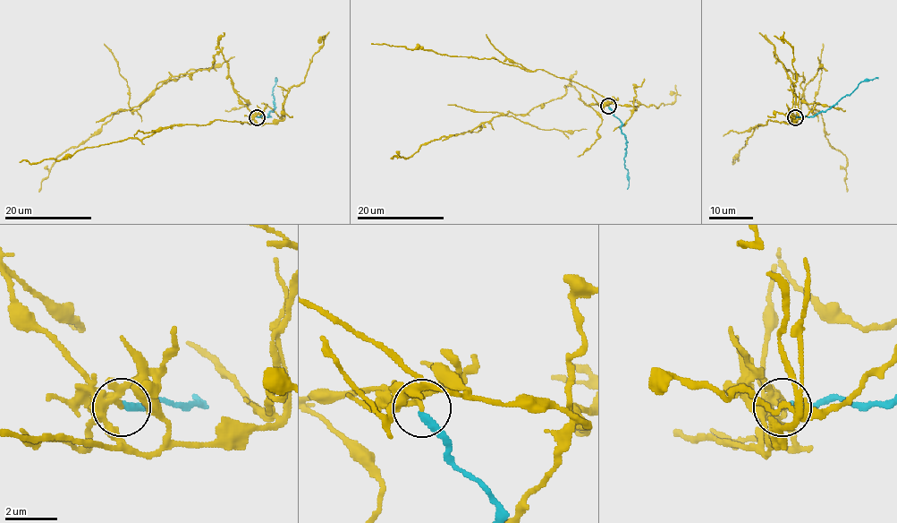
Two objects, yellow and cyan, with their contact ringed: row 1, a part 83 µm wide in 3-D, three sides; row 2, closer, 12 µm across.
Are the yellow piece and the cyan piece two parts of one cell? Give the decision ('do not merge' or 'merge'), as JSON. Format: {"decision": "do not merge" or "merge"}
{"decision": "do not merge"}

